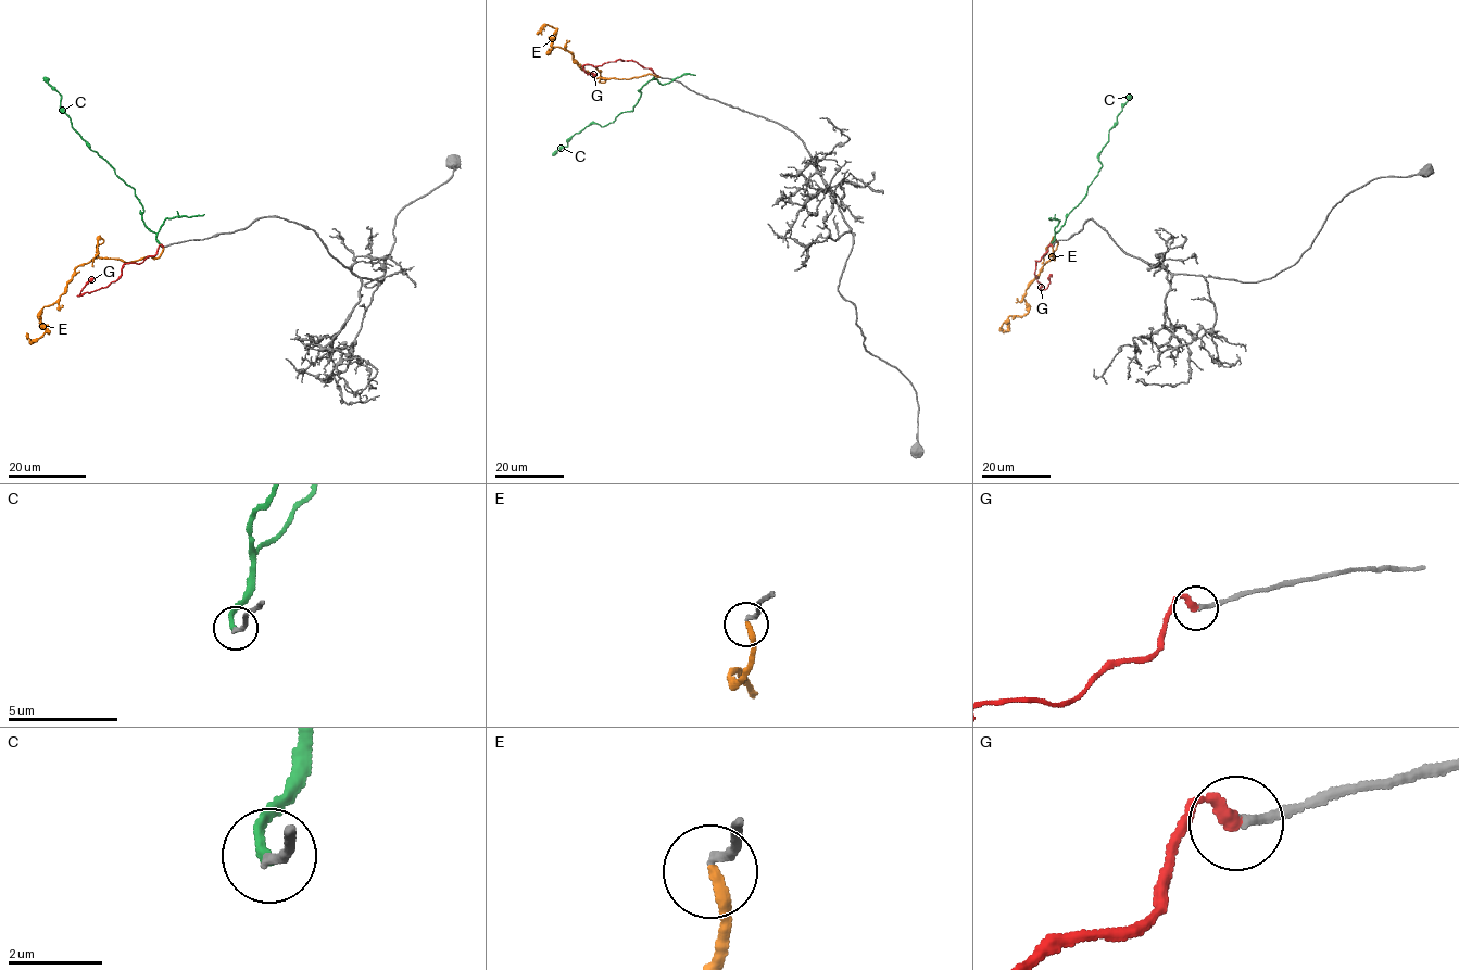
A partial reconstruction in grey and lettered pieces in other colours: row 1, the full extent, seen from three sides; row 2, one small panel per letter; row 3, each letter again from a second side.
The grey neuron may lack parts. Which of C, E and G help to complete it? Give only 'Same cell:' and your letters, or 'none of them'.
Same cell: G

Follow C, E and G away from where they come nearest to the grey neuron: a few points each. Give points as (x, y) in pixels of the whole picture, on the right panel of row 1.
C: (1053, 246), (1055, 235), (1086, 194), (1088, 186), (1101, 168), (1098, 153), (1130, 95)
E: (1052, 247), (1054, 260), (1042, 266), (1022, 297), (1028, 312), (1009, 316), (1001, 328), (1005, 331), (1009, 323)
G: (1052, 246), (1035, 261), (1036, 279), (1042, 290), (1049, 282), (1051, 275)

